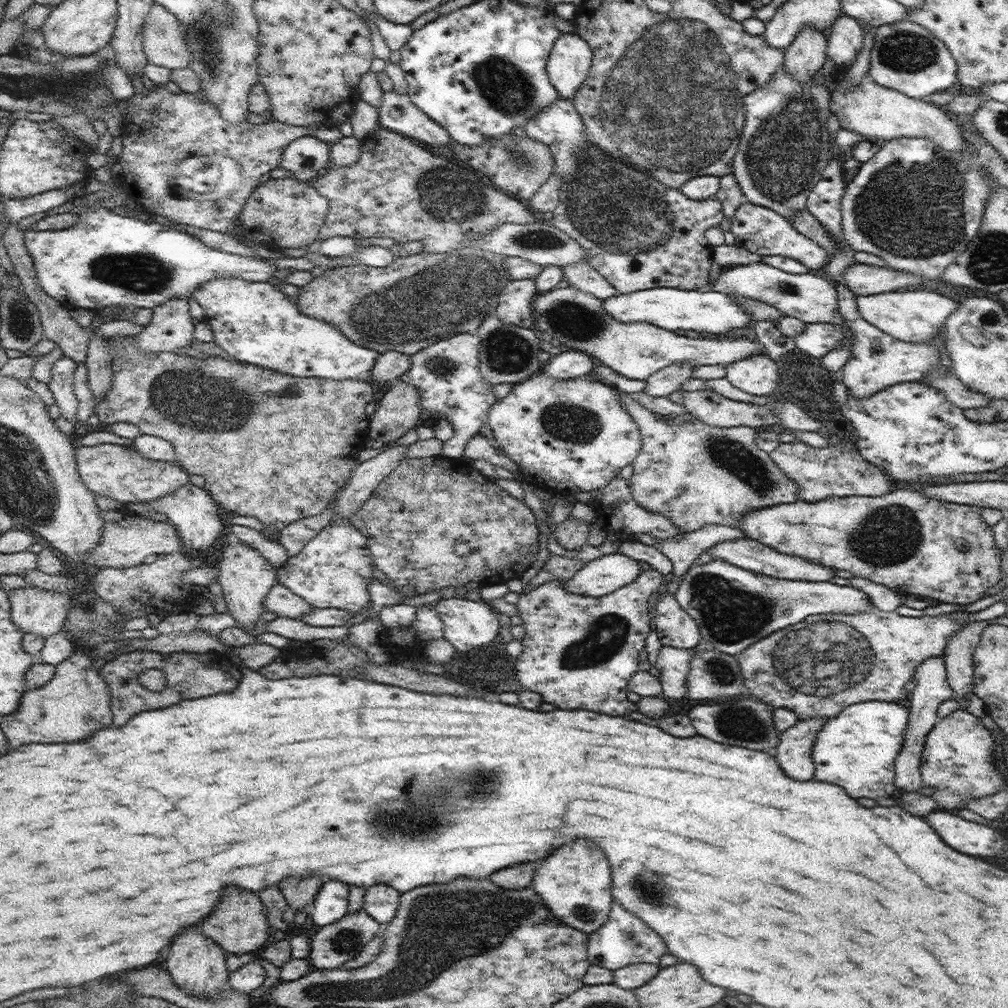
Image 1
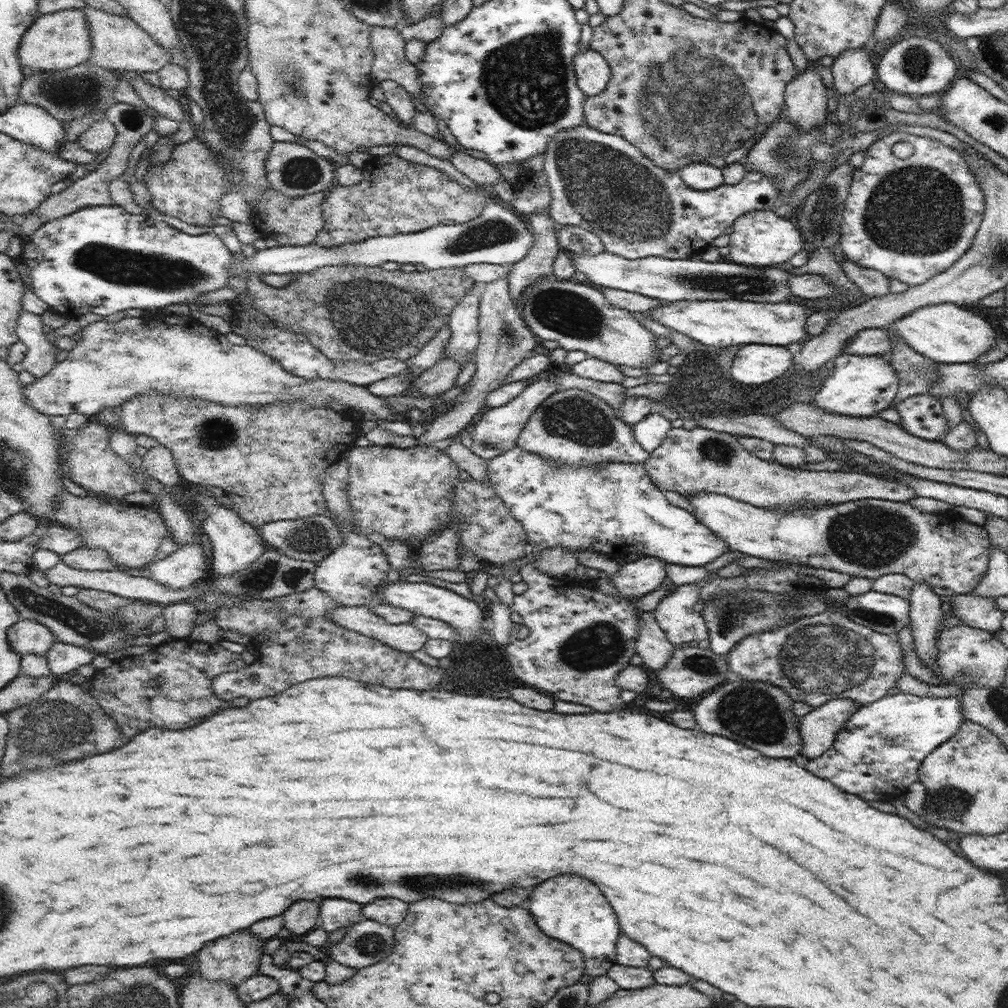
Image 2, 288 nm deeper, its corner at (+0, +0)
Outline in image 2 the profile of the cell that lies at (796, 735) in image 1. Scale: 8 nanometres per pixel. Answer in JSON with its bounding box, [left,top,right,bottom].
[799,694,859,762]

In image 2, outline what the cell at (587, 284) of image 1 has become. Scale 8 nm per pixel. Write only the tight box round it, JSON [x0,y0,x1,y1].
[601,288,665,314]

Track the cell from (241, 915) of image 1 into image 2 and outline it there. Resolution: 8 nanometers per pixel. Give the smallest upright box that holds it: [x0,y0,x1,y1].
[197,930,265,986]

